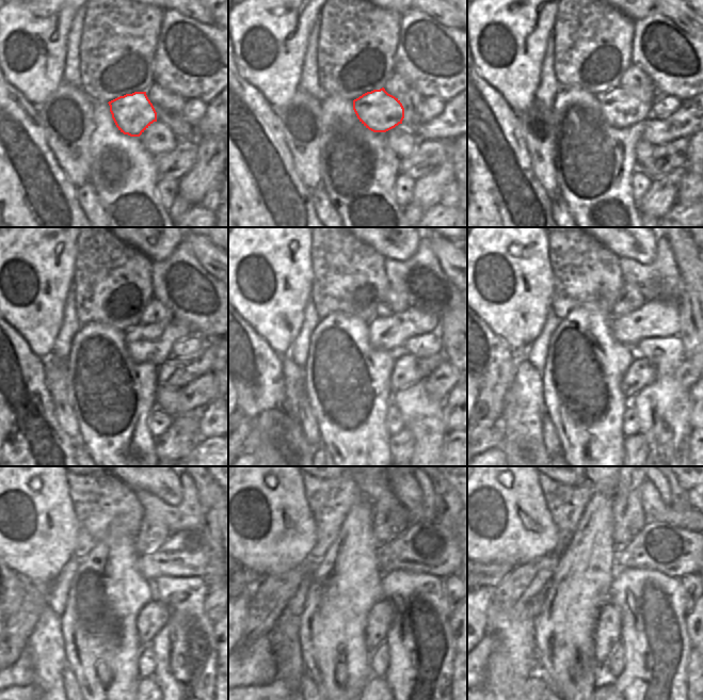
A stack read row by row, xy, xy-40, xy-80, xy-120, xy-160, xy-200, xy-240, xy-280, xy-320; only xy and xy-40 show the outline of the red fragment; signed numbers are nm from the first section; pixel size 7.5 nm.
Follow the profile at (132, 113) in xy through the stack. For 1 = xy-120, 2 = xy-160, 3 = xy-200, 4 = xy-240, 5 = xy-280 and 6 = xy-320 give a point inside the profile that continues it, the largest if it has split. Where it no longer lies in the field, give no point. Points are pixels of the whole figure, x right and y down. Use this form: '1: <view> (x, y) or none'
1: xy-120 (145, 343)
2: xy-160 (390, 333)
3: xy-200 (656, 318)
4: xy-240 (185, 553)
5: xy-280 (431, 549)
6: xy-320 (675, 552)

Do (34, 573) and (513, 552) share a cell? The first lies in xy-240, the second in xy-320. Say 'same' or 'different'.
same

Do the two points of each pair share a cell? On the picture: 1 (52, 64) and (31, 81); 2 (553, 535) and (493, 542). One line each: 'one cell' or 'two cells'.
1: one cell
2: one cell

